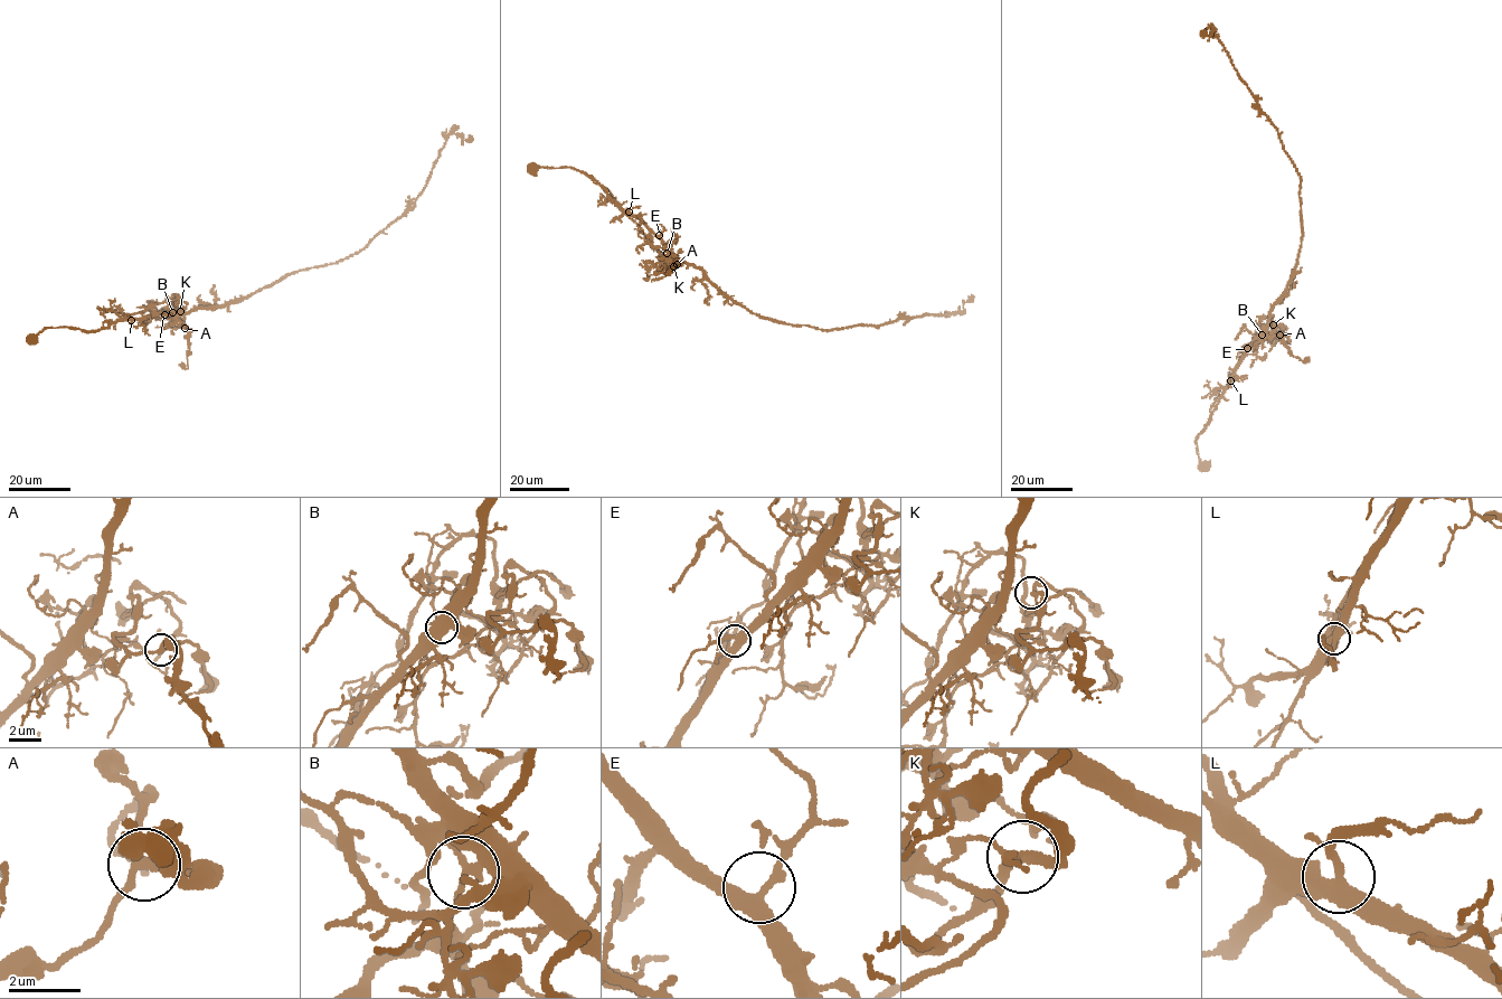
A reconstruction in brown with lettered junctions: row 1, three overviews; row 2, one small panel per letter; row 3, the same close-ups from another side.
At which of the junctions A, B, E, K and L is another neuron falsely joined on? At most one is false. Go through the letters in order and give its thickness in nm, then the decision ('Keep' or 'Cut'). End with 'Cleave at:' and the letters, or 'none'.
A: Thickness 200 nm. Keep
B: Thickness 190 nm. Cut
E: Thickness 320 nm. Keep
K: Thickness 200 nm. Keep
L: Thickness 400 nm. Keep
Cleave at: B

